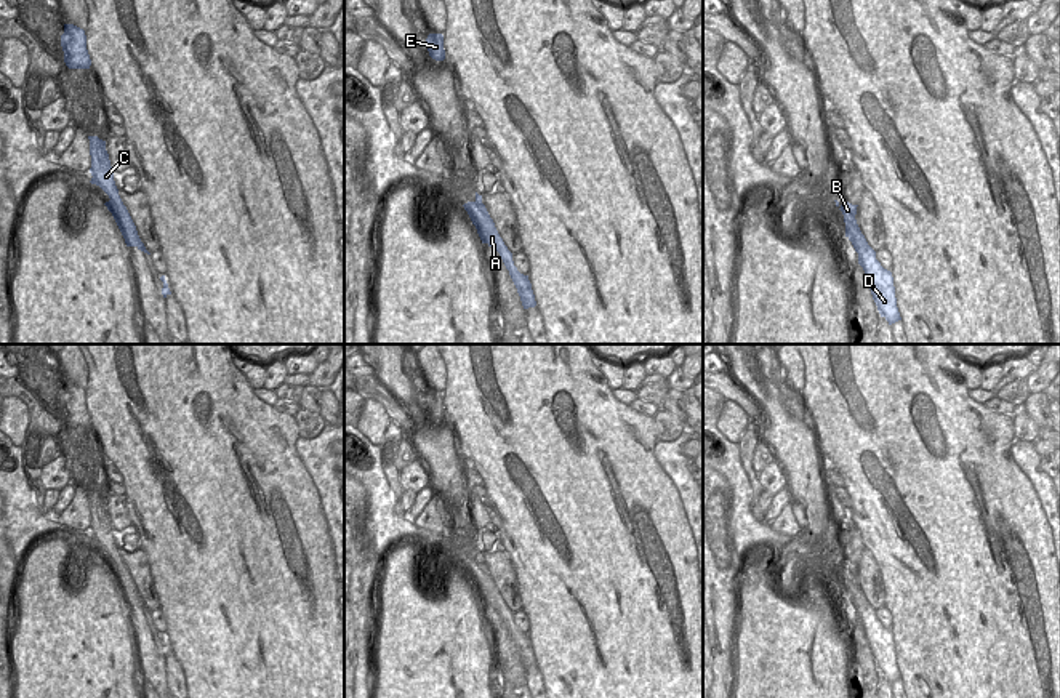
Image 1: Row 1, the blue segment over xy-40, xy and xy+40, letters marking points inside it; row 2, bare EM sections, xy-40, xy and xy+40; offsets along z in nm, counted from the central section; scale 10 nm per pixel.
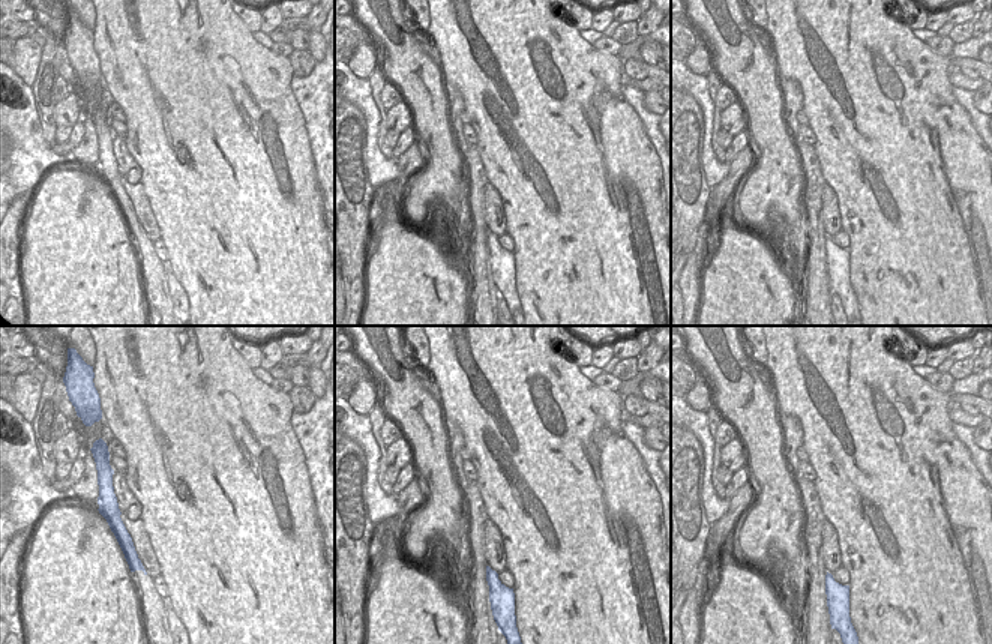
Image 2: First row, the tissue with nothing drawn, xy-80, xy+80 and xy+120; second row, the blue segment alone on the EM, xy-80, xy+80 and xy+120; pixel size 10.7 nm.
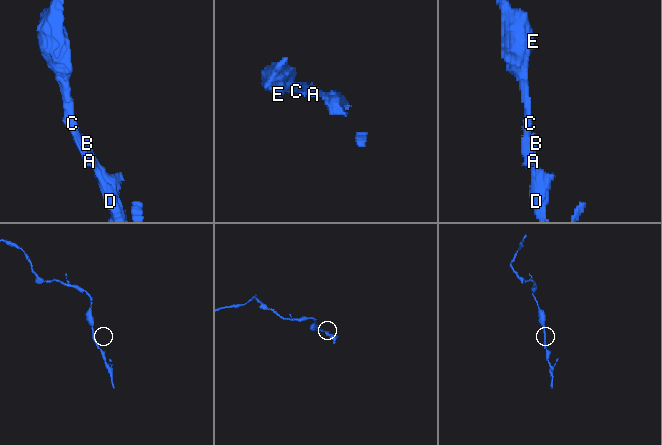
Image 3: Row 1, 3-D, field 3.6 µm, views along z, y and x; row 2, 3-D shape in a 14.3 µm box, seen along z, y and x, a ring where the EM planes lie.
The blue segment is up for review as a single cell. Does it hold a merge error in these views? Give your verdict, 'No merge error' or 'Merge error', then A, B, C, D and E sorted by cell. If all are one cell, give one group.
Merge error. Groups: A B C E / D

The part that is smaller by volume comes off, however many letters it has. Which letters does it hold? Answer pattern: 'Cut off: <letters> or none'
Cut off: D

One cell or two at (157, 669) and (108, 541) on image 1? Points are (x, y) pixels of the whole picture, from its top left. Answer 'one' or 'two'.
two

